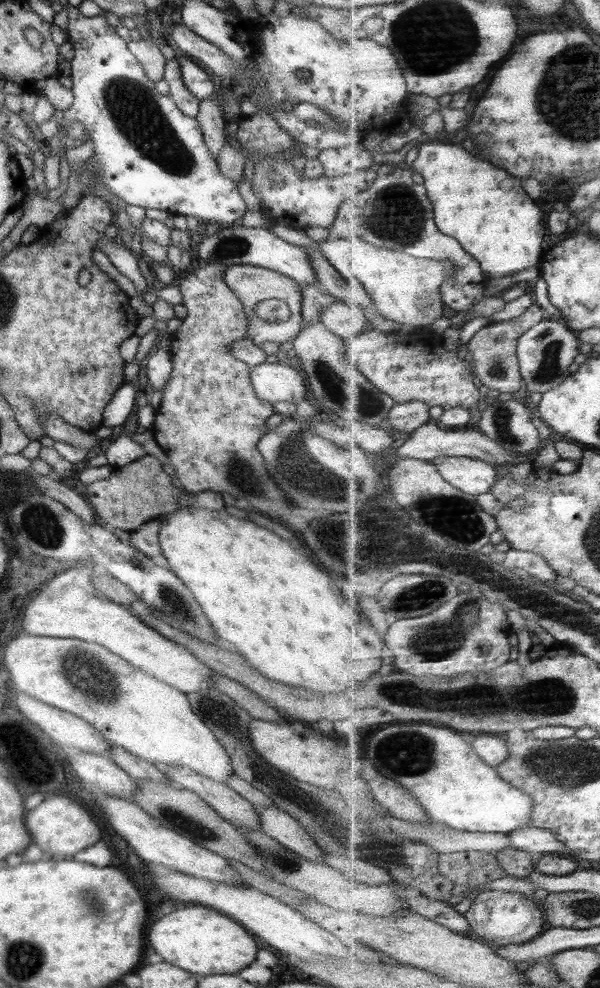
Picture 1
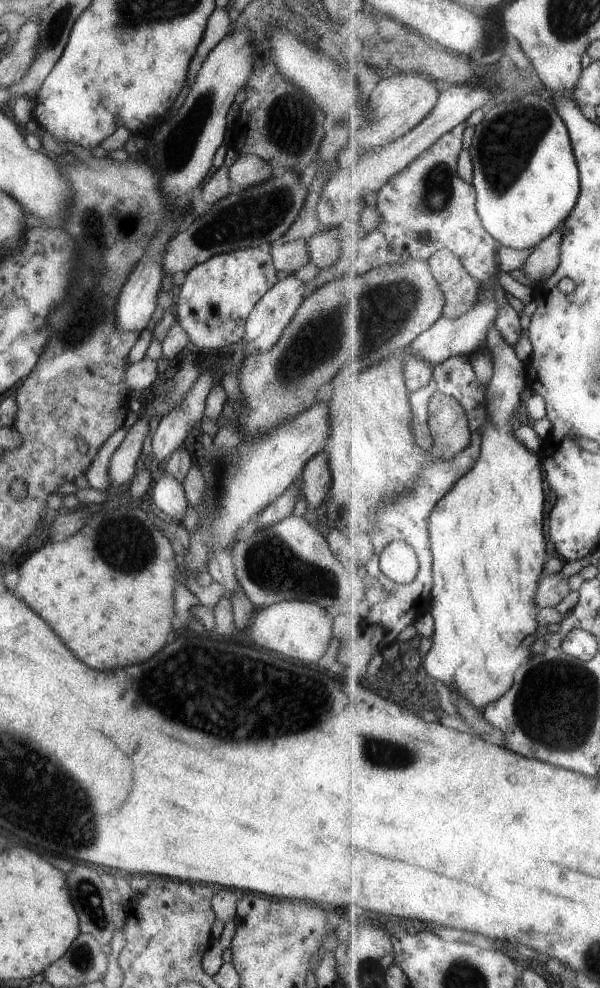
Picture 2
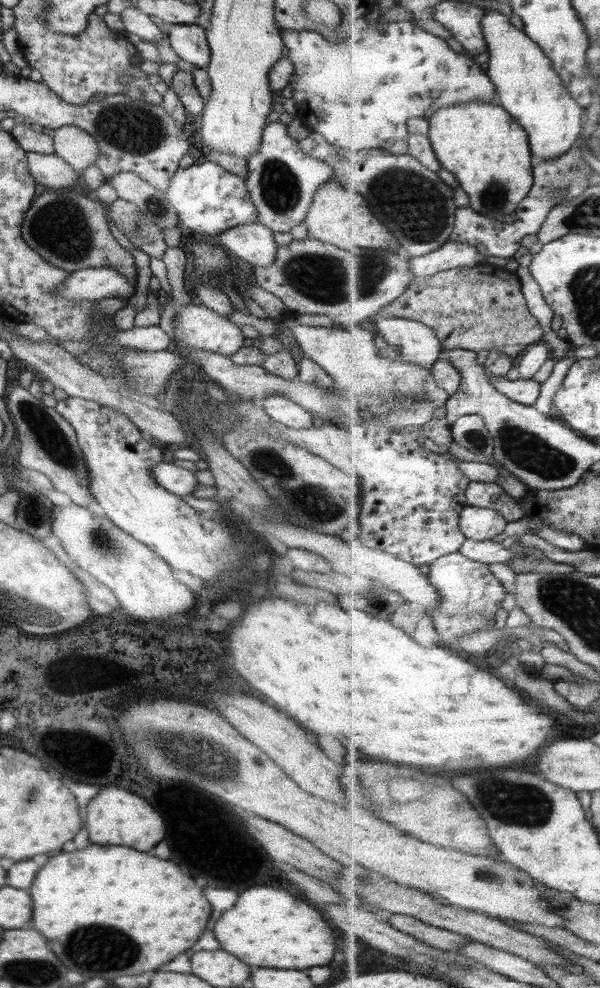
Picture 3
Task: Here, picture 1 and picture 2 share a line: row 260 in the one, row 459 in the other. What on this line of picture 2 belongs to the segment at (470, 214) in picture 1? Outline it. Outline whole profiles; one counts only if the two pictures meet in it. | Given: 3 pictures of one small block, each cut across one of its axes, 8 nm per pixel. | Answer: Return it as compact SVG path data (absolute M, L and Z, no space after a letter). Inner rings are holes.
M499 341L494 343L490 355L493 361L493 376L487 388L486 397L488 398L488 423L484 427L482 451L479 460L459 482L452 488L452 491L442 498L439 502L439 508L431 514L430 539L431 548L434 556L434 587L432 590L432 601L430 613L434 616L435 630L432 636L432 645L425 656L425 670L439 680L439 686L448 689L455 688L462 697L469 700L477 708L487 708L491 702L501 699L511 690L514 683L514 676L517 668L529 660L527 649L522 649L519 644L523 638L529 634L534 636L542 635L542 627L537 624L540 606L536 603L536 596L540 585L541 574L547 564L547 538L545 538L545 478L543 478L544 468L541 468L540 452L531 451L525 444L521 444L515 438L515 430L511 420L517 417L519 404L521 404L521 392L523 388L529 387L528 369L529 365L524 363L516 353L516 350L509 343Z

